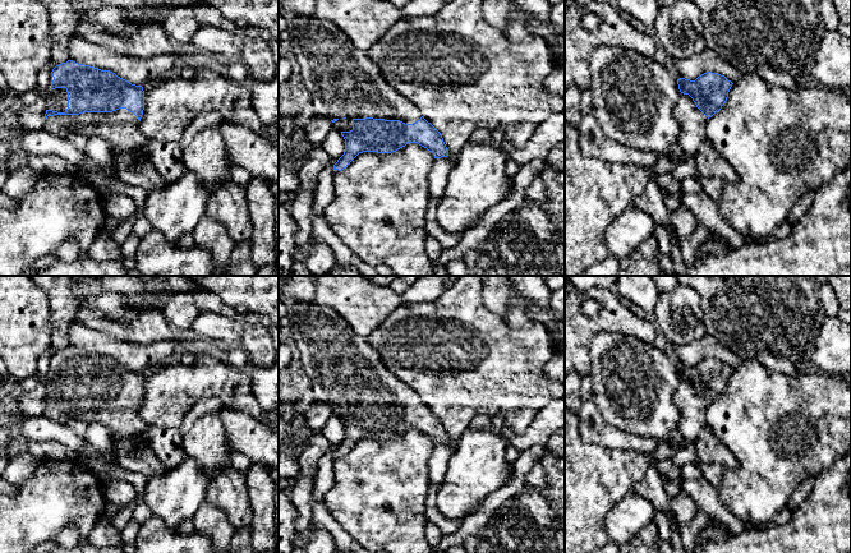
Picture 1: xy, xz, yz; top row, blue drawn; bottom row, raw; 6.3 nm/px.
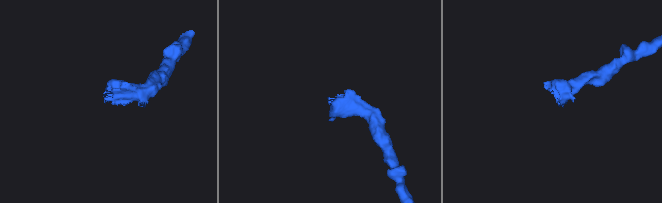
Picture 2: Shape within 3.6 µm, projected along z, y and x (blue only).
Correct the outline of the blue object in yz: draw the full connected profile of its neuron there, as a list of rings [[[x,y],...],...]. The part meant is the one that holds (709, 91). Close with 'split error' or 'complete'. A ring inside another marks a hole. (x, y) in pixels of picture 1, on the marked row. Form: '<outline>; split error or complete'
[[[707,72],[695,80],[677,79],[680,96],[673,105],[678,124],[678,146],[685,156],[694,156],[707,139],[708,119],[726,103],[732,82]]]; split error

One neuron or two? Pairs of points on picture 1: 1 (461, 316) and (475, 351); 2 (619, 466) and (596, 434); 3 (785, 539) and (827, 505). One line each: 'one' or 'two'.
1: one
2: two
3: one

